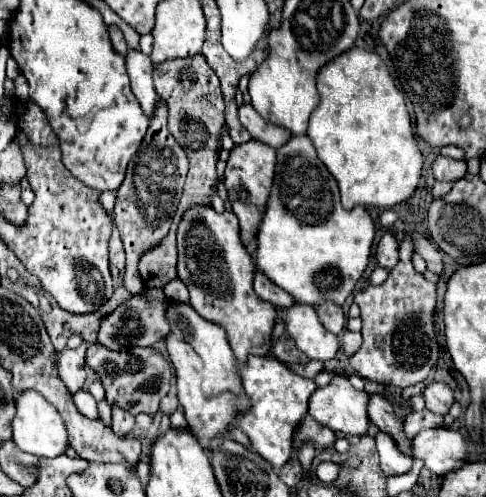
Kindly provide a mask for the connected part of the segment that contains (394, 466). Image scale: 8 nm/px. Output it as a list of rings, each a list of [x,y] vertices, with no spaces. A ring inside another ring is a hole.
[[[379,431],[375,439],[377,439],[381,473],[385,477],[403,475],[403,473],[407,473],[413,467],[413,459],[409,459],[407,455],[401,455],[401,451],[397,451],[397,443],[393,443],[393,439],[389,439],[389,435]]]

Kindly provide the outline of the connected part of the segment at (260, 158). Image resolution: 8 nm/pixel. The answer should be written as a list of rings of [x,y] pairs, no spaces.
[[[257,139],[235,145],[227,159],[227,171],[225,171],[223,183],[227,187],[231,209],[235,211],[235,215],[241,223],[241,239],[251,255],[255,251],[255,231],[261,223],[261,215],[265,211],[265,203],[267,203],[267,197],[271,191],[273,169],[275,169],[275,149]]]

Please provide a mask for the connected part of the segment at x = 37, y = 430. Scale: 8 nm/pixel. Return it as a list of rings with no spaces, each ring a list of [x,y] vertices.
[[[21,391],[15,399],[15,417],[11,423],[13,429],[13,441],[15,445],[31,455],[37,457],[57,457],[67,447],[67,429],[57,413],[57,409],[45,401],[43,395],[37,391]]]

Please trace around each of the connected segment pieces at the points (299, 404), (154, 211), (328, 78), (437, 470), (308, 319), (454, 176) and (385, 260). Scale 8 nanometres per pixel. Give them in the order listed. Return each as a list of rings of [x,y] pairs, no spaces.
[[[249,355],[247,363],[239,365],[237,371],[243,383],[243,391],[249,397],[249,409],[237,415],[235,423],[249,437],[251,447],[265,461],[269,461],[275,467],[283,467],[293,451],[293,443],[291,443],[293,431],[303,421],[307,413],[307,401],[317,389],[317,385],[313,379],[289,371],[285,365],[281,365],[281,361],[269,355],[265,357]]]
[[[157,99],[157,111],[153,111],[153,119],[143,139],[143,147],[145,149],[139,149],[135,157],[129,161],[127,175],[121,187],[117,189],[117,201],[113,209],[113,219],[121,233],[125,255],[127,255],[123,285],[133,295],[143,289],[141,275],[137,271],[139,257],[167,235],[181,197],[181,189],[183,189],[187,165],[189,165],[185,151],[177,145],[177,141],[167,129],[167,103],[163,99]]]
[[[351,47],[349,51],[337,55],[337,59],[321,67],[321,71],[317,73],[317,89],[321,101],[311,113],[307,137],[313,141],[317,157],[325,163],[329,173],[333,173],[341,191],[343,207],[353,209],[355,205],[371,205],[387,209],[407,201],[419,185],[423,155],[415,141],[404,92],[395,87],[381,57],[361,47]]]
[[[445,427],[421,431],[413,437],[413,459],[423,461],[435,475],[447,475],[467,459],[467,445],[461,433]]]
[[[295,303],[291,307],[279,307],[277,321],[283,321],[287,335],[309,359],[329,361],[339,351],[337,337],[323,329],[311,305]]]
[[[439,155],[433,161],[433,175],[439,181],[457,181],[457,179],[465,177],[465,173],[467,173],[465,161],[457,161],[457,159],[443,157],[443,155]]]
[[[385,233],[383,239],[377,245],[377,253],[375,253],[375,261],[379,267],[391,271],[397,265],[397,243],[395,243],[395,235],[393,233]]]

